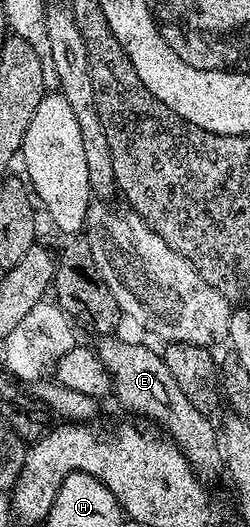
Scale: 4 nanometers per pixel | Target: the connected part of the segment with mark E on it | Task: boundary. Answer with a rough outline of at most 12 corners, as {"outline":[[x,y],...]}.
{"outline":[[117,338],[95,344],[112,395],[168,436],[202,481],[223,445],[187,402],[164,355]]}

